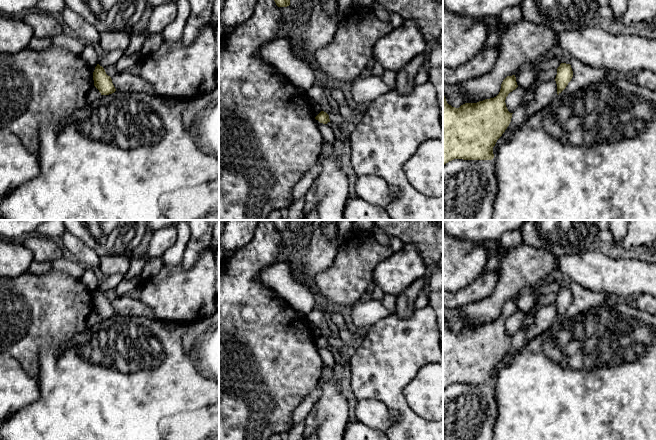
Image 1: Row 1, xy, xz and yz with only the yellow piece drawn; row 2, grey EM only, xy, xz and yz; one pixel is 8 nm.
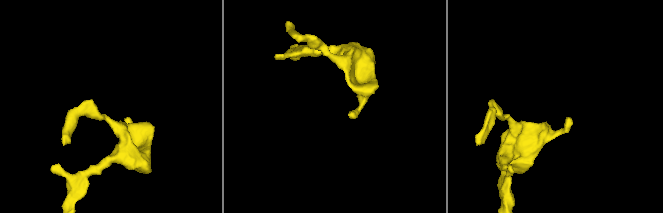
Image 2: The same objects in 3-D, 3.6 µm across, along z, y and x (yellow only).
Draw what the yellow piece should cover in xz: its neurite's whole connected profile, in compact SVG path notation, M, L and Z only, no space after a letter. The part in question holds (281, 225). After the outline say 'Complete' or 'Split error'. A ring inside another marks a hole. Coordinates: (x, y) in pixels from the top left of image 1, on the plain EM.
M270 220L275 225L278 231L287 231L290 229L290 223L288 220Z. Complete

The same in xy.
M97 288L93 296L94 310L99 314L101 319L109 319L116 315L112 303L108 300L102 290Z. Complete

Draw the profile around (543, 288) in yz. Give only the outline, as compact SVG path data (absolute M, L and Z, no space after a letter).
M543 280L539 284L540 285L537 289L533 289L533 292L535 293L537 300L540 296L547 294L549 291L557 293L561 288L561 284L559 282L548 284Z

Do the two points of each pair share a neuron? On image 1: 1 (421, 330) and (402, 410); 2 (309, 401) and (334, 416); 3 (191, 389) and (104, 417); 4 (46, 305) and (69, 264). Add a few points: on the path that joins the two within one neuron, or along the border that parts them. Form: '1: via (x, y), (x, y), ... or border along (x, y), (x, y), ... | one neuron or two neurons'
1: via (402, 350), (396, 356), (396, 390) | one neuron
2: border along (320, 381), (320, 396), (313, 406) | two neurons
3: via (169, 389), (132, 389), (126, 395) | one neuron
4: border along (53, 268), (65, 271), (79, 280) | two neurons

